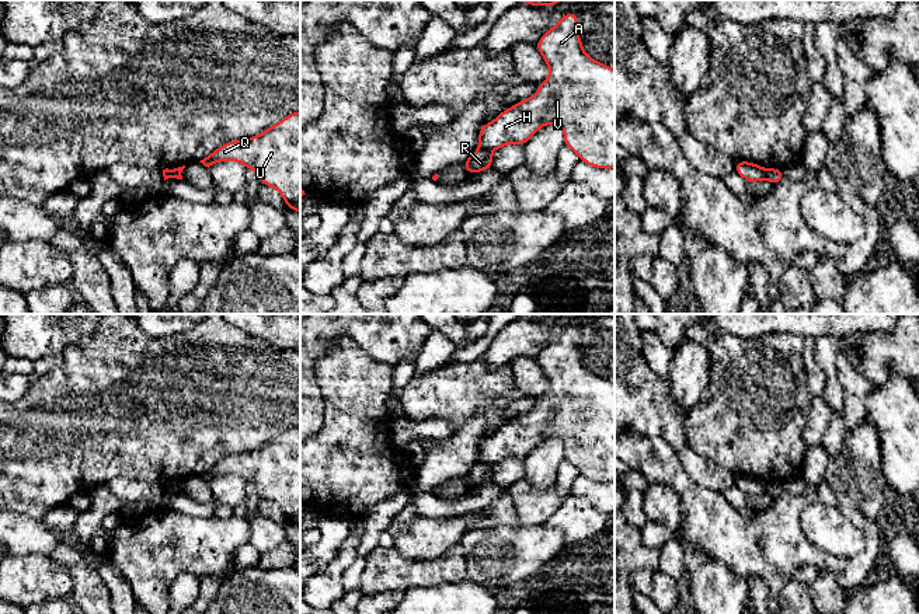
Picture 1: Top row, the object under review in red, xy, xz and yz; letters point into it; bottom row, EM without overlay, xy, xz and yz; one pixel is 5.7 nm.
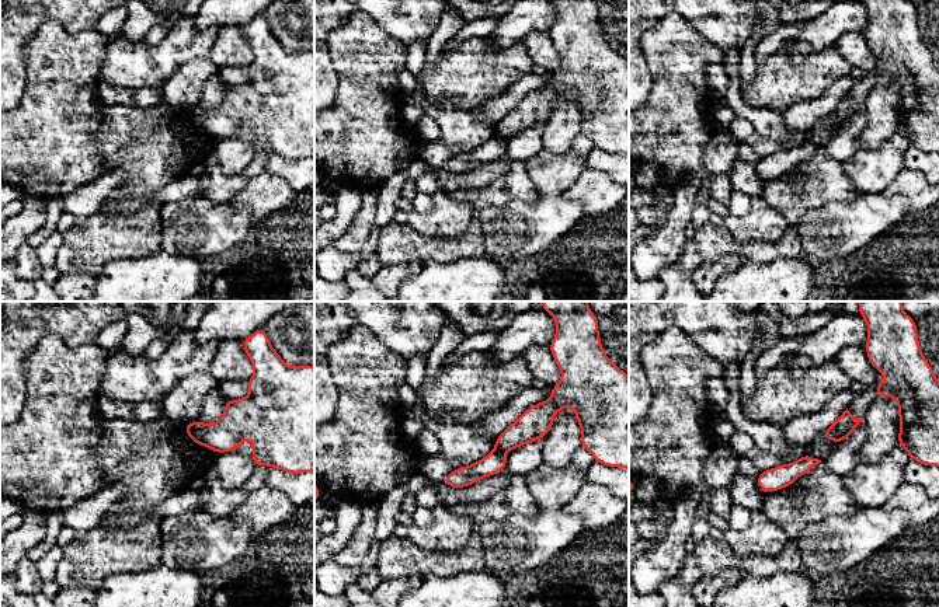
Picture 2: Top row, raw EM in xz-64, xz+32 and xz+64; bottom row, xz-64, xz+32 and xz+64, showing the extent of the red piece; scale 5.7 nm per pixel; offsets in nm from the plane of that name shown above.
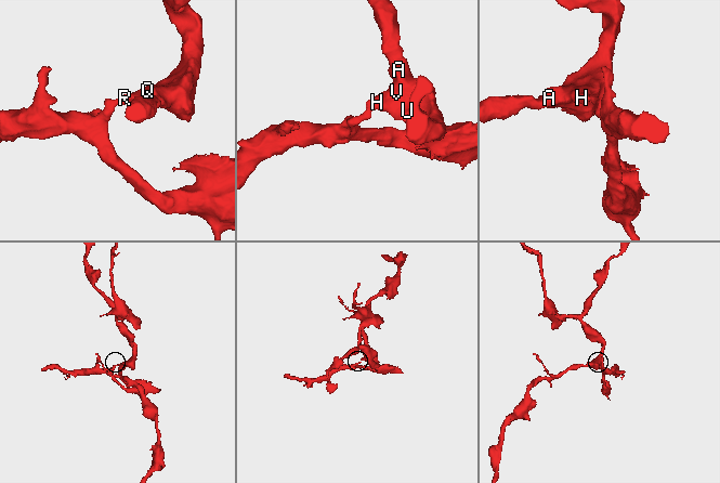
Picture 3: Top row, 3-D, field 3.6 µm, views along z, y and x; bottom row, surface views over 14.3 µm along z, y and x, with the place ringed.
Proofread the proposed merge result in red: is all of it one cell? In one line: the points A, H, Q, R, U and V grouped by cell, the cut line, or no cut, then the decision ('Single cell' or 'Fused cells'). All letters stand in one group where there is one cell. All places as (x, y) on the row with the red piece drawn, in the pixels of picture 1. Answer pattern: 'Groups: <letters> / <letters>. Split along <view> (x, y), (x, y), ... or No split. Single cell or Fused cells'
Groups: A H Q U V / R. Split along xz (480, 146), (490, 152). Fused cells

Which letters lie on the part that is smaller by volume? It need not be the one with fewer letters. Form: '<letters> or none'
R

